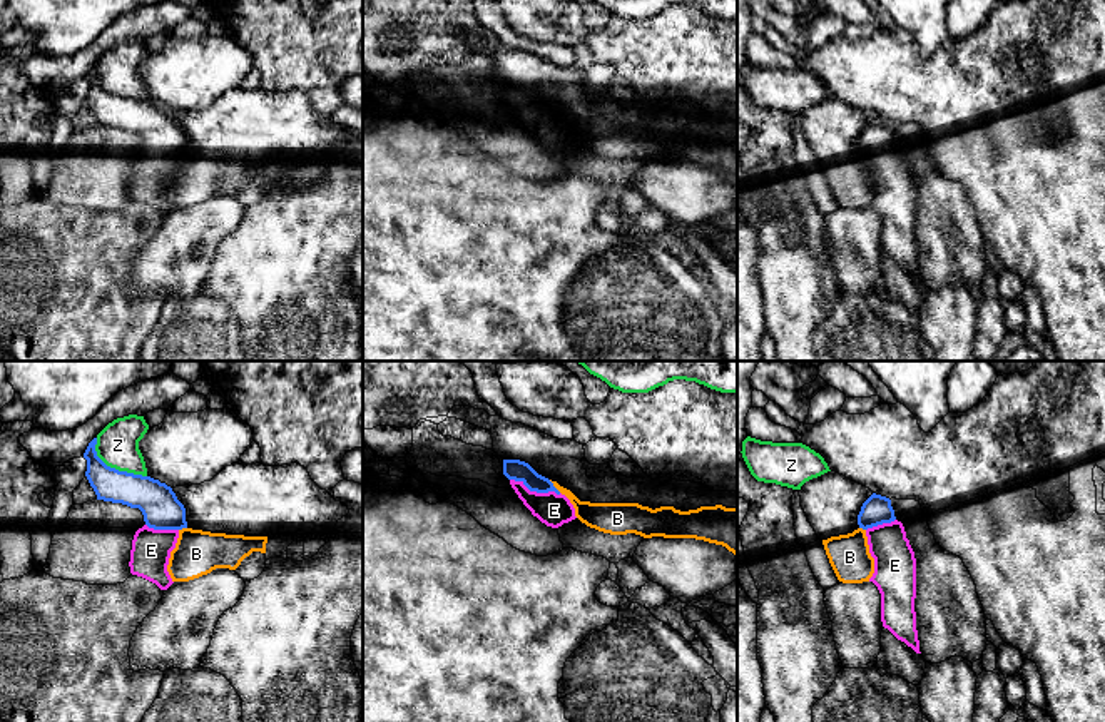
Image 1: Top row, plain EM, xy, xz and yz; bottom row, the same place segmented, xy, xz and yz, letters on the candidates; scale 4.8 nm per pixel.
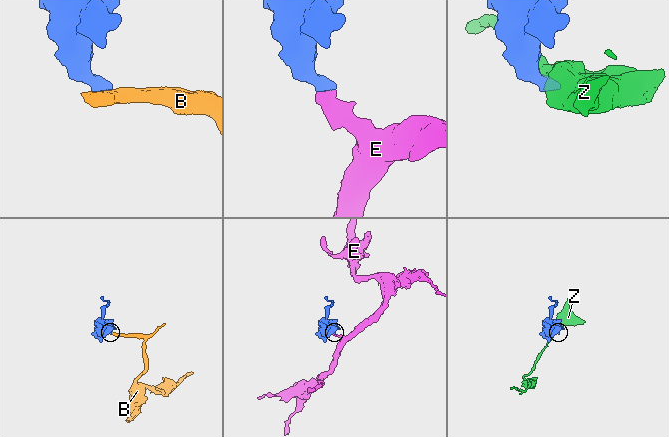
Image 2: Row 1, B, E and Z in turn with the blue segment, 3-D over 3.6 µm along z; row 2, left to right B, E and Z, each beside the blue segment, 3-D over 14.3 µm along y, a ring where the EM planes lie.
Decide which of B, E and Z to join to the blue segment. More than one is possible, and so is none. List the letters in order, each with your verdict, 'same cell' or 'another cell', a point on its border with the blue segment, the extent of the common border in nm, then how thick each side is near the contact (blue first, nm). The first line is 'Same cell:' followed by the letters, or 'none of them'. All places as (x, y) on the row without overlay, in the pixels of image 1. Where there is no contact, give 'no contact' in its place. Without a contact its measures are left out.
Same cell: E
B: another cell; meets blue in xz at (554, 112); contact 90 nm long; 100 nm thick on the blue side, 130 nm on the other
E: same cell; meets blue in xz at (535, 116); contact 260 nm long; 100 nm thick on the blue side, 160 nm on the other
Z: another cell; meets blue in xy at (114, 94); contact 320 nm long; 170 nm thick on the blue side, 200 nm on the other

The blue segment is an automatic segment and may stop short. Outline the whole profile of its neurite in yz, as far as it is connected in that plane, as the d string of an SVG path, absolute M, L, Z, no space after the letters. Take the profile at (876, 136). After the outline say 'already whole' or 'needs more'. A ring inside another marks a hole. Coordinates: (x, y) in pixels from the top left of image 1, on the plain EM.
M873 119L861 132L858 150L866 157L874 199L869 204L881 219L881 247L916 279L916 184L891 125Z | needs more

